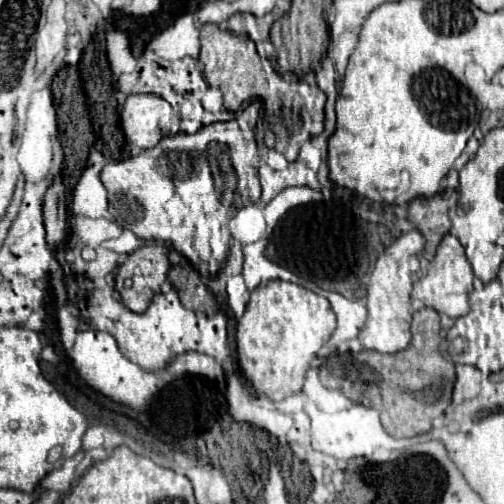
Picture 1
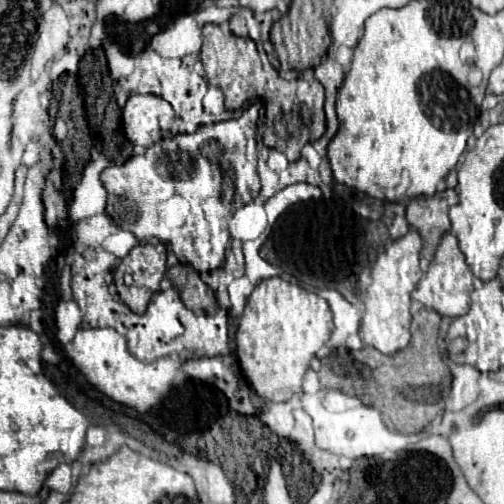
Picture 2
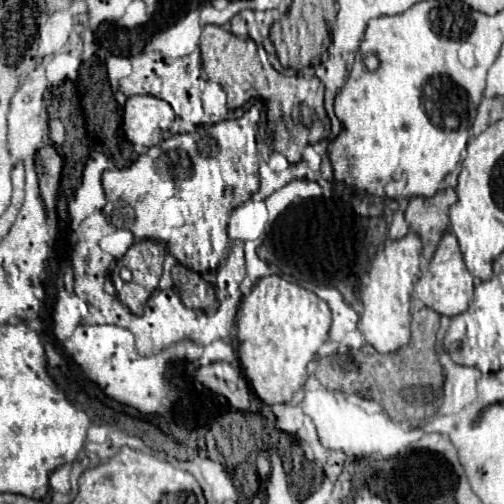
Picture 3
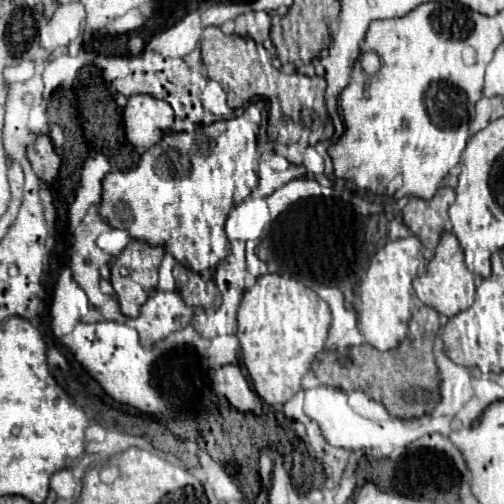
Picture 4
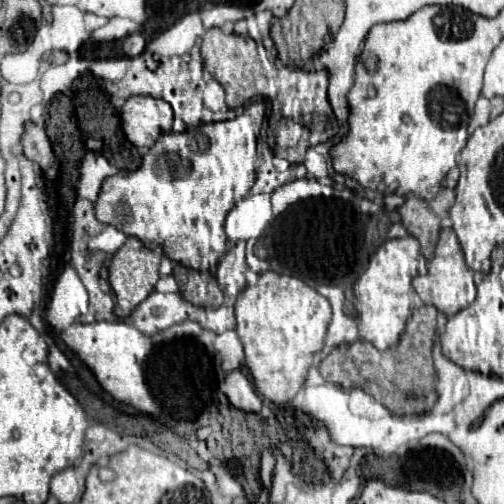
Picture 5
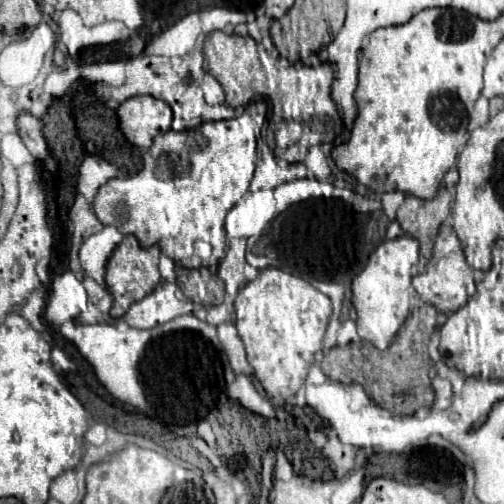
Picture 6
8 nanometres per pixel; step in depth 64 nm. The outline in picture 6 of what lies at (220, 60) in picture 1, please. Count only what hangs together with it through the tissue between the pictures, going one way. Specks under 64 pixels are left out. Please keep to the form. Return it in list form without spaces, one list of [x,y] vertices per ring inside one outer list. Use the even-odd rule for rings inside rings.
[[[220,30],[206,36],[204,44],[206,64],[208,72],[220,82],[226,94],[226,104],[232,108],[246,106],[254,96],[266,92],[266,74],[262,70],[262,64],[258,60],[256,42],[250,36],[238,36],[238,34],[224,34]]]

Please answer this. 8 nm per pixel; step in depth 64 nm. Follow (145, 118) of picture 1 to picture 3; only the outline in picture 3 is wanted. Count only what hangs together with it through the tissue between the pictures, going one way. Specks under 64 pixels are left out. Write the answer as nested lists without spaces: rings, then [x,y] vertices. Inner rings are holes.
[[[130,96],[124,106],[124,134],[136,144],[133,148],[138,155],[145,154],[150,146],[156,146],[164,138],[164,128],[168,128],[170,122],[174,122],[174,110],[156,96]]]

